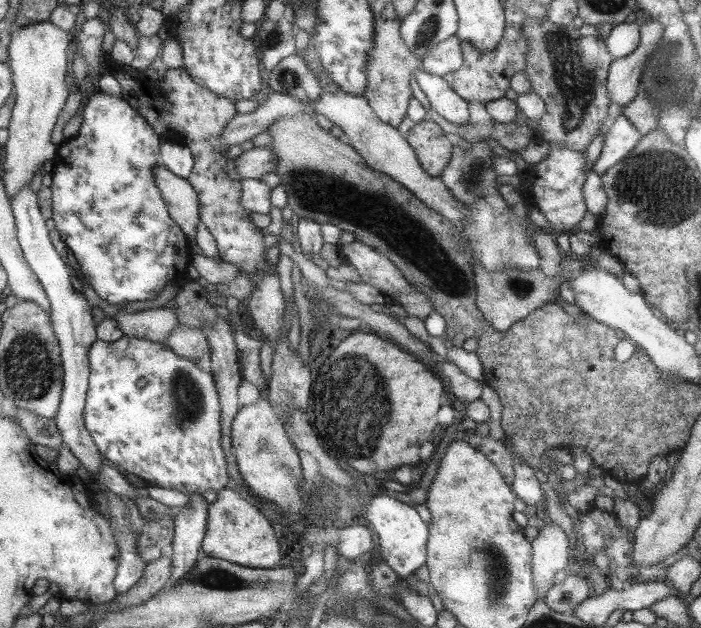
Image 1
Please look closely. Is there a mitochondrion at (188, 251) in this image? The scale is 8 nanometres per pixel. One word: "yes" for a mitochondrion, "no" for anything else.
no

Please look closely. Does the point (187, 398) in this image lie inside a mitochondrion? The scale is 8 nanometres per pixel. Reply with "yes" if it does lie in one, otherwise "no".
yes

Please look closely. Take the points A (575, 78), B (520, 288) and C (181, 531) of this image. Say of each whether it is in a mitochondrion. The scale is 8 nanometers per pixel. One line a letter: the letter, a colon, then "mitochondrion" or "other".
A: mitochondrion
B: mitochondrion
C: other

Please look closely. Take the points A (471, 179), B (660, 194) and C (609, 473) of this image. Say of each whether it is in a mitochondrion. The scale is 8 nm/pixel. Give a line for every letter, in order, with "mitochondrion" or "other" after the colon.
A: mitochondrion
B: mitochondrion
C: other

